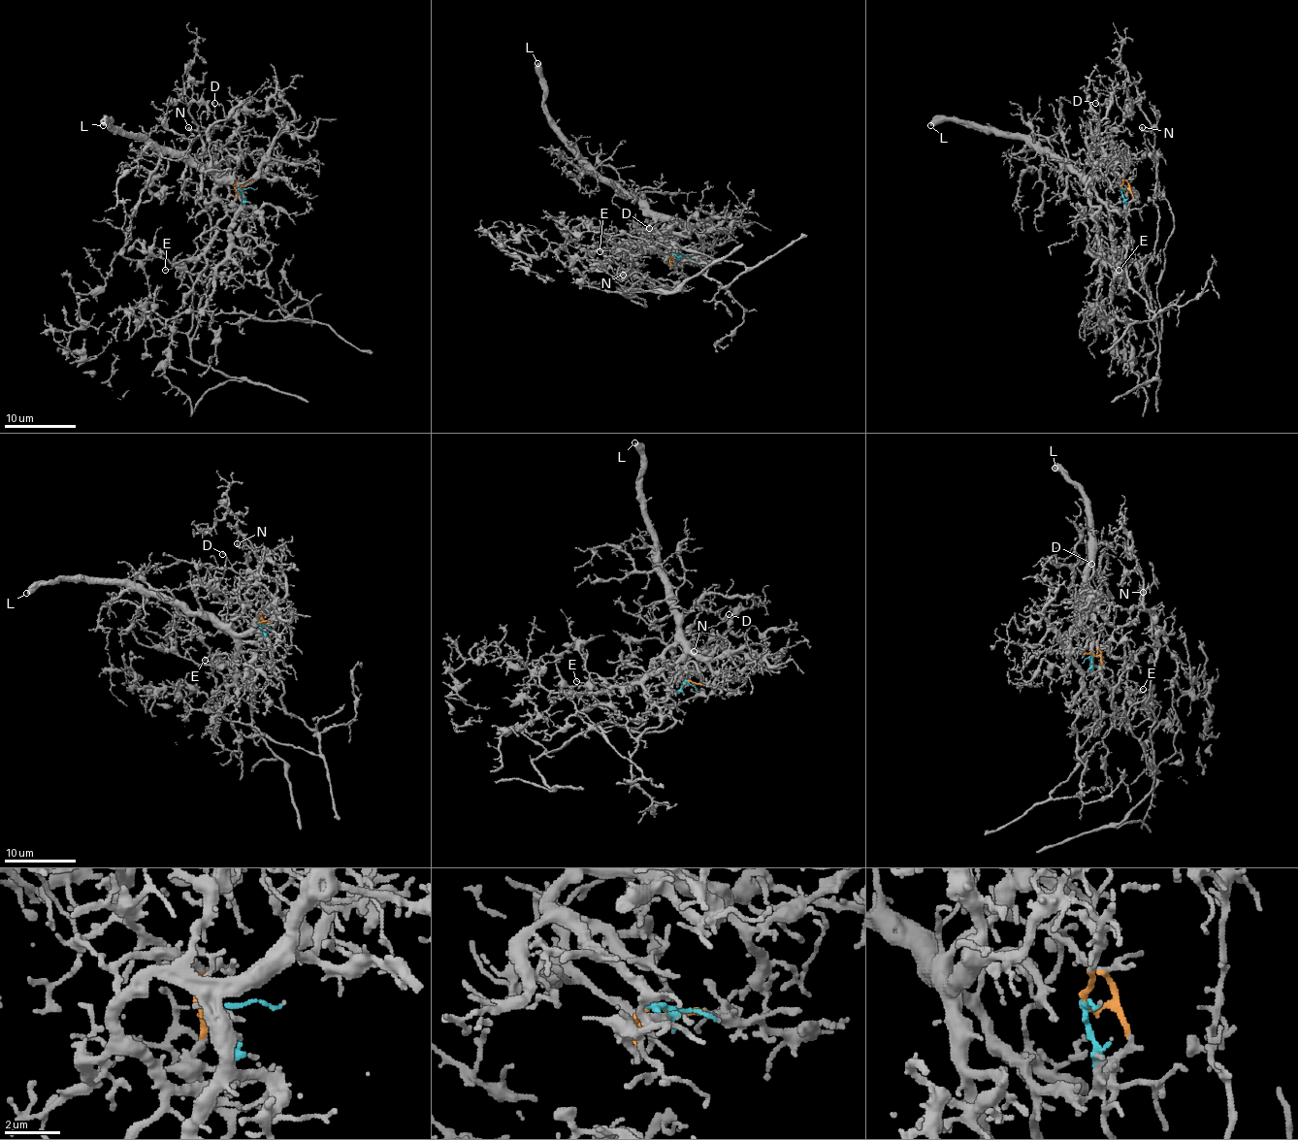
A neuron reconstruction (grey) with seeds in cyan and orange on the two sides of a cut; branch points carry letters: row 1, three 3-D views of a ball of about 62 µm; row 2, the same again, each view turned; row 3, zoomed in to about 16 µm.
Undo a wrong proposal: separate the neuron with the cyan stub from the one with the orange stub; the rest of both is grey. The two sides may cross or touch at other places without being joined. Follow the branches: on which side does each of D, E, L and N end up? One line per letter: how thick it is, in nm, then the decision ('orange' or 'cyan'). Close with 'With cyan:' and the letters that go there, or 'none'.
D: 110 nm thick; orange
E: 130 nm thick; orange
L: 480 nm thick; cyan
N: 200 nm thick; orange
With cyan: L

